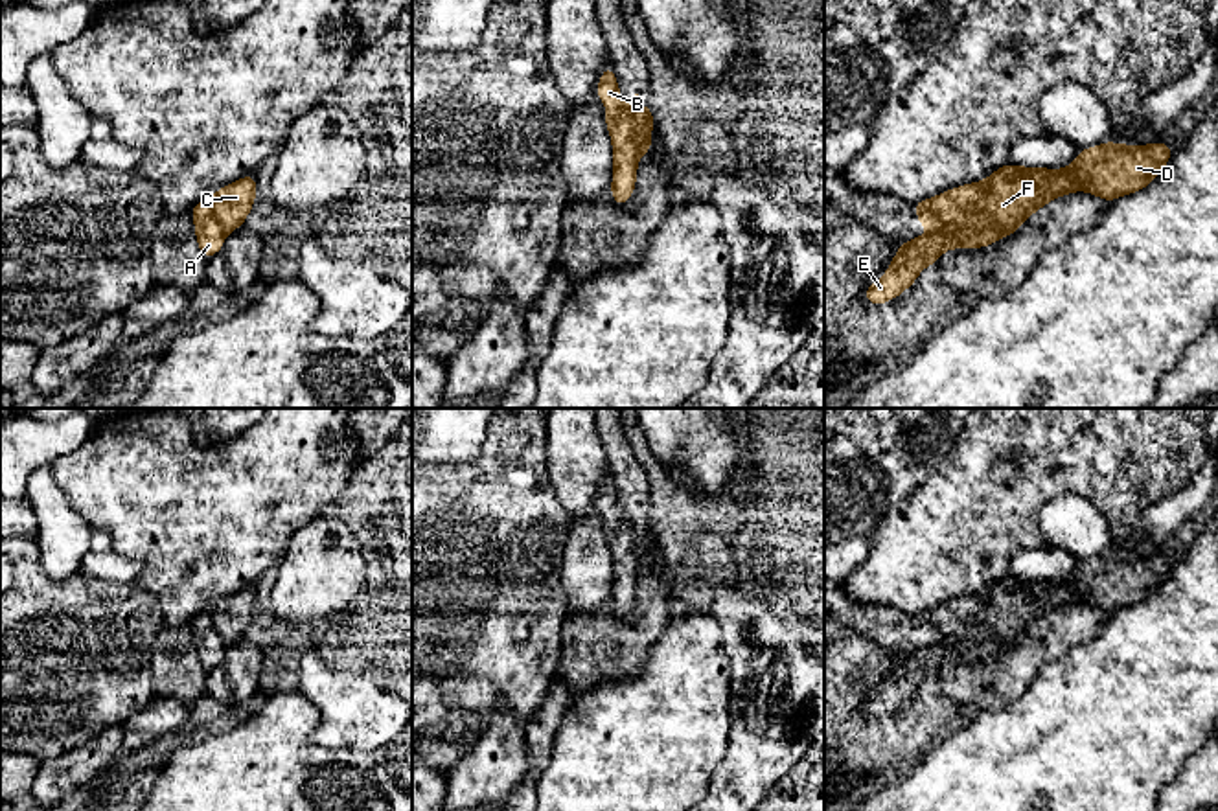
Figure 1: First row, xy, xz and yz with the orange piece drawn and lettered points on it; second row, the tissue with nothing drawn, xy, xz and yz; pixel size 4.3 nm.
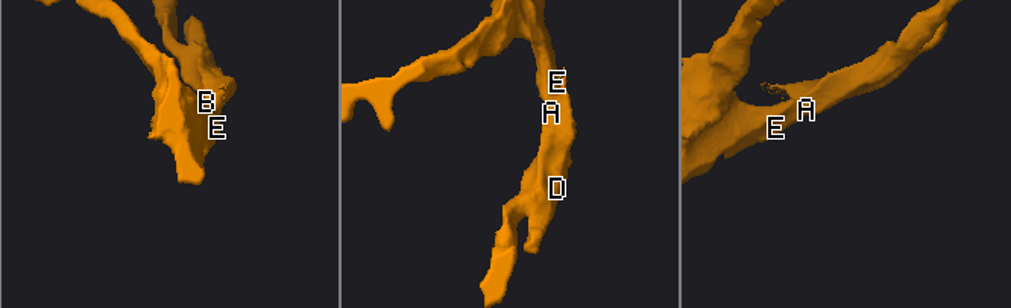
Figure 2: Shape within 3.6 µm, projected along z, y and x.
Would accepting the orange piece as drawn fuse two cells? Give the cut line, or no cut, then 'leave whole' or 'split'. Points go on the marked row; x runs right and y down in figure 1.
cut in yz along (988, 179), (965, 225), (933, 232); split

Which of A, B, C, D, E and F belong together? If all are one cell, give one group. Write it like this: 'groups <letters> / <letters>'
groups A B E F / C D

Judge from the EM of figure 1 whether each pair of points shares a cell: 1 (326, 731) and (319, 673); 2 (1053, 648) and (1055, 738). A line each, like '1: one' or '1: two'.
1: one
2: two

